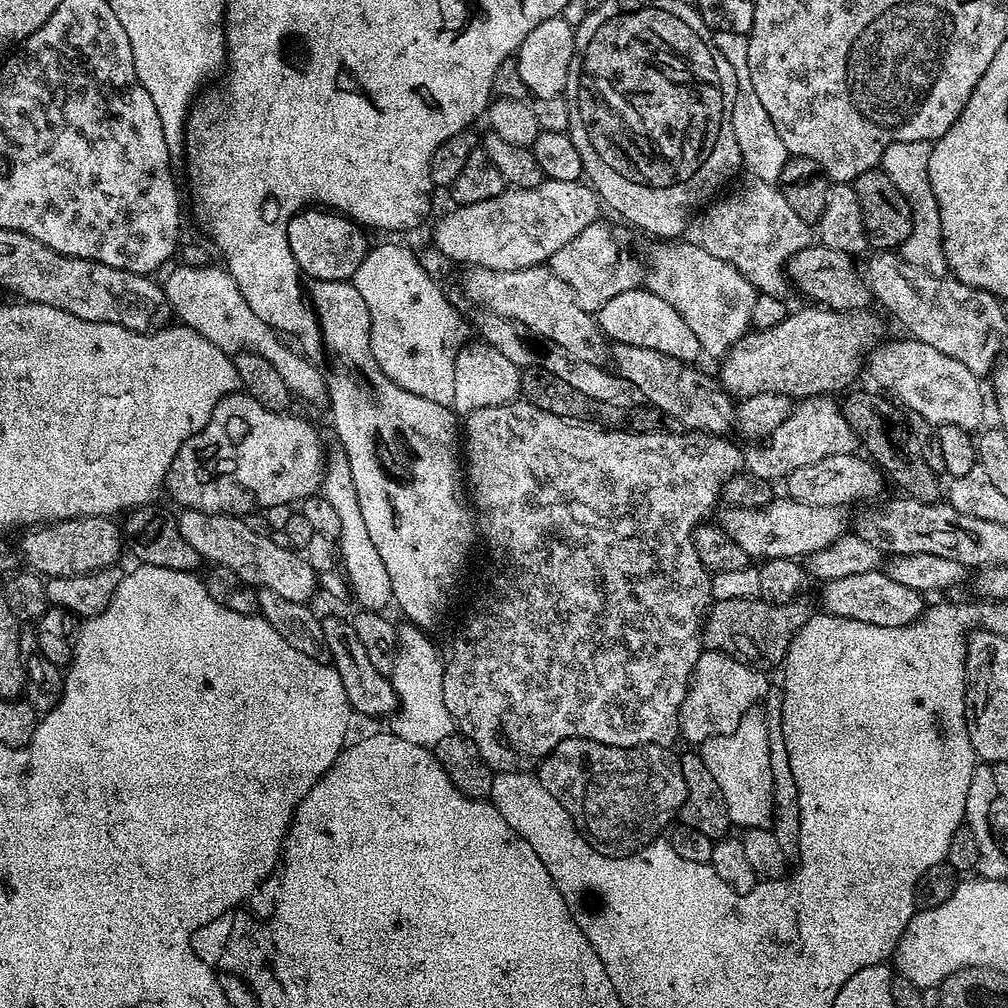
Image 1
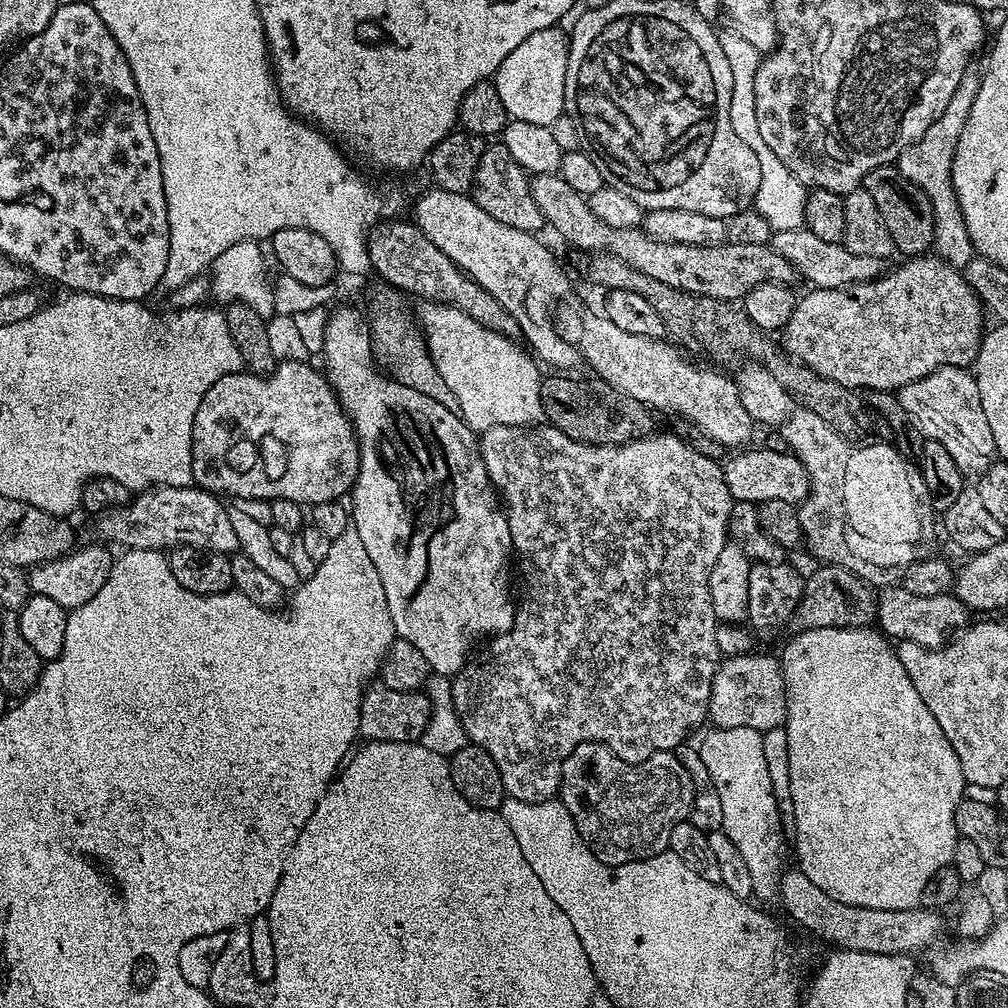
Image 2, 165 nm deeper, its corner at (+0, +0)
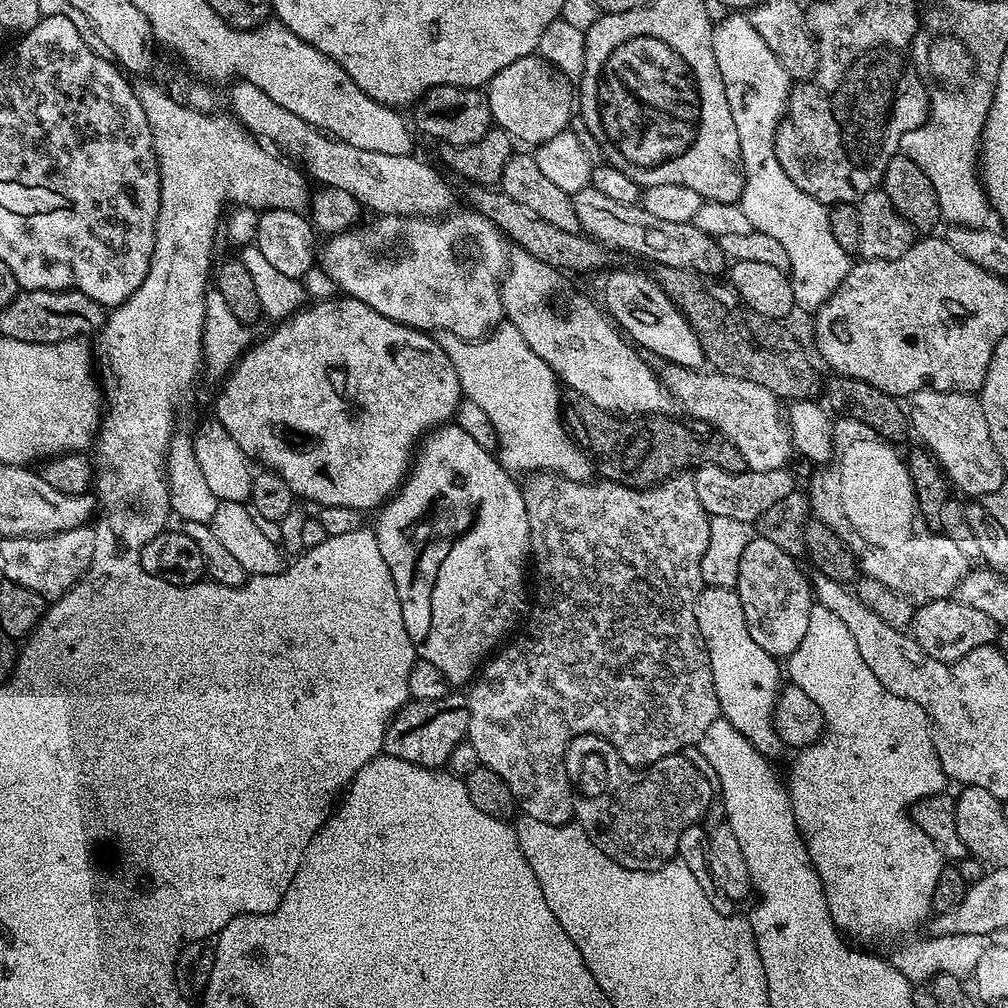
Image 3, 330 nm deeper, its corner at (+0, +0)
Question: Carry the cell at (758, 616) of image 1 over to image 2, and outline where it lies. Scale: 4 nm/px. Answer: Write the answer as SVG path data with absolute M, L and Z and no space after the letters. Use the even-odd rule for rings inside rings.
M836 564L816 567L820 568L807 573L804 593L790 621L793 633L815 628L867 628L877 623L878 600L869 585L850 570L840 568Z

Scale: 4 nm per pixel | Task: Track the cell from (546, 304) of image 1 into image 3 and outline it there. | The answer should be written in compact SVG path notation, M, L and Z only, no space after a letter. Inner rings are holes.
M668 364L665 369L662 383L668 389L669 397L675 403L677 400L684 404L693 421L701 420L704 423L701 425L721 432L734 442L751 471L778 470L789 463L787 460L794 456L790 425L782 411L781 401L770 394L766 386L757 386L755 382L746 382L742 378L721 376L715 370L709 371L707 376L707 371L677 364Z

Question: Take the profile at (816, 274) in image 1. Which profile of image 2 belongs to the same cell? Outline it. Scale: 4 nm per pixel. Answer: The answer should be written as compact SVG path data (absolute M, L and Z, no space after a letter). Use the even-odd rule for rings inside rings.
M547 172L541 176L532 176L530 183L534 202L538 202L538 210L542 210L545 225L553 228L562 239L576 248L581 248L584 254L593 252L608 252L612 256L622 258L634 270L642 274L650 274L650 278L658 278L658 282L666 282L666 286L674 286L674 290L686 290L695 296L718 298L719 300L743 301L745 294L754 290L754 286L762 286L762 282L791 285L792 279L797 279L798 273L782 254L772 249L771 243L767 244L734 244L725 242L714 246L686 246L678 242L662 242L653 238L639 228L615 228L602 222L598 214L594 214L591 203L578 190L573 190L568 183L557 173Z

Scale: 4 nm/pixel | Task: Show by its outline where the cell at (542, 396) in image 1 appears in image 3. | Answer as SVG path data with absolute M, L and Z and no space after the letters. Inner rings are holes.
M569 391L562 400L562 423L573 441L594 461L594 468L605 480L622 482L631 488L652 488L685 470L709 464L727 472L743 472L746 465L738 446L715 430L695 432L691 423L670 420L666 414L637 422L602 410L582 394Z

